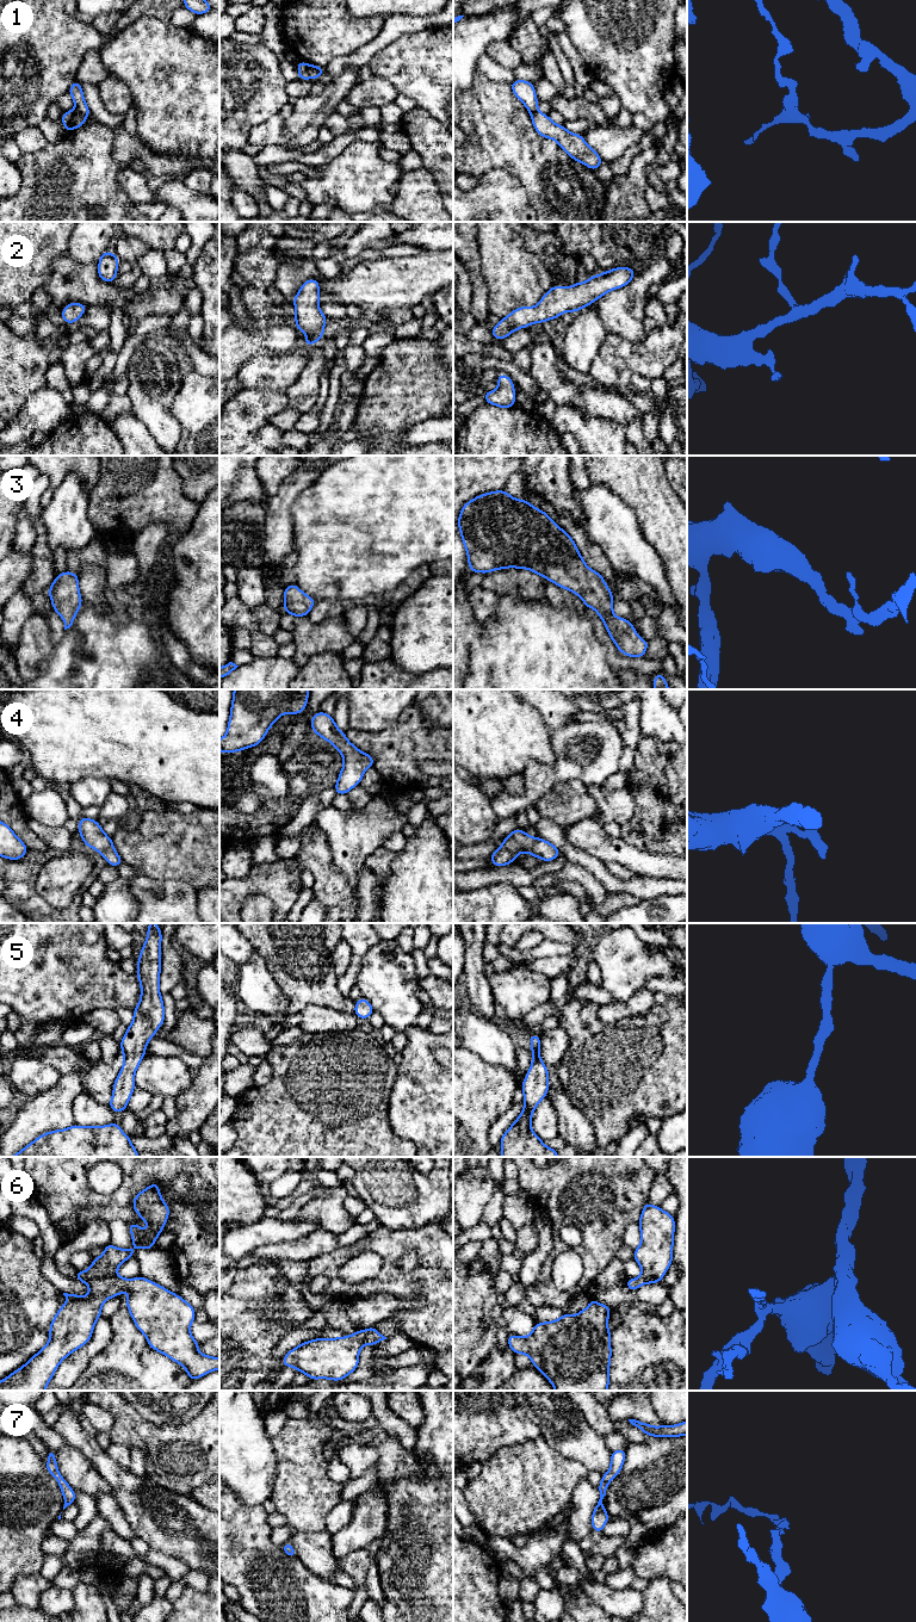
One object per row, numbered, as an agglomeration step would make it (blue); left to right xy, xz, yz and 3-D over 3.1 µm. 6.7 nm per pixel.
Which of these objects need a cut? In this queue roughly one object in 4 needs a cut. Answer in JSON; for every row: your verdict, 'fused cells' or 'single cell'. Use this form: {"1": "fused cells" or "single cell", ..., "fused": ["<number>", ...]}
{"1": "fused cells", "2": "single cell", "3": "single cell", "4": "single cell", "5": "single cell", "6": "single cell", "7": "single cell", "fused": ["1"]}

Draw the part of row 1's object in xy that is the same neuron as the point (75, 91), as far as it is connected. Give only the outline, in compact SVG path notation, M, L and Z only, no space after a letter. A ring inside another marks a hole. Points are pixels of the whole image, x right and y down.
M75 80L69 87L68 93L72 95L75 103L75 110L82 113L83 116L89 116L91 111L85 101L81 83Z

